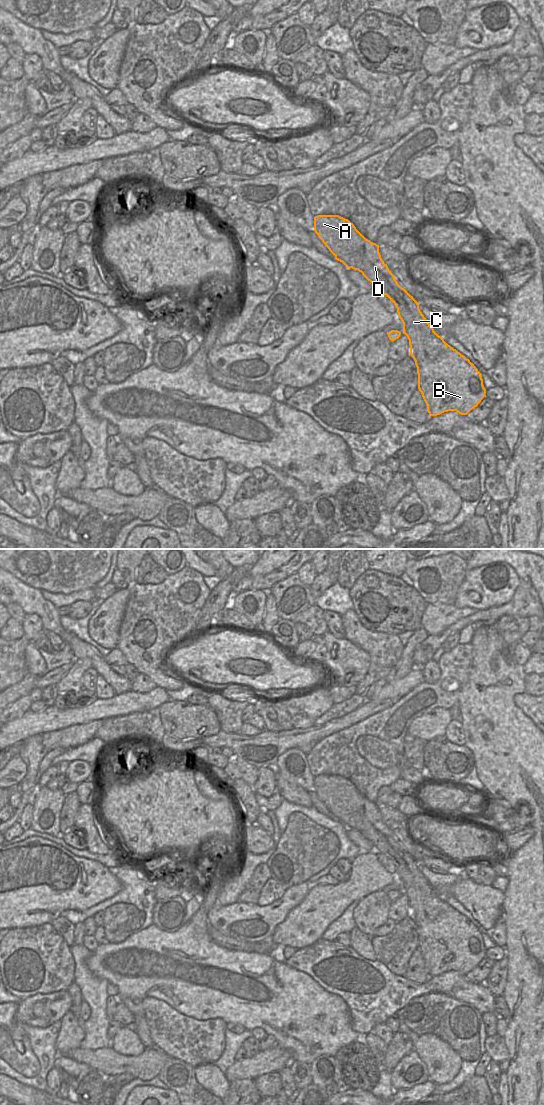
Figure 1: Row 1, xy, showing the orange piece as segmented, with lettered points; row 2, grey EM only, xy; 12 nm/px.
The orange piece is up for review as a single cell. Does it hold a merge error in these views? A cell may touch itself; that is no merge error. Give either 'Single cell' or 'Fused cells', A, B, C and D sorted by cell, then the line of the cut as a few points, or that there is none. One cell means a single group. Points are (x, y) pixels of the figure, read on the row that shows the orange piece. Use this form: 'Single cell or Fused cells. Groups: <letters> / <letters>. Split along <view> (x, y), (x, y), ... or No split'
Single cell. Groups: A B C D. No split.

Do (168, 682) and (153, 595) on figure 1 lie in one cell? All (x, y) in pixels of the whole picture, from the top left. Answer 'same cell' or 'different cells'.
same cell

